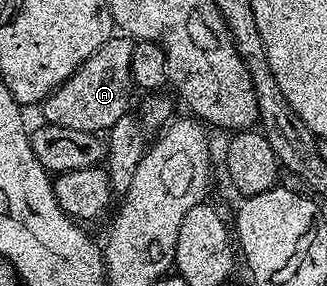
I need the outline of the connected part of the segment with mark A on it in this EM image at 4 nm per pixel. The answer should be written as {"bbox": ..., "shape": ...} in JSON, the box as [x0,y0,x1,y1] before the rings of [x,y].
{"bbox":[39,35,135,133],"shape":[[[113,35],[101,47],[97,49],[82,64],[82,66],[61,84],[41,103],[39,111],[42,111],[42,120],[46,124],[67,127],[73,131],[85,131],[86,133],[105,133],[111,129],[118,119],[123,118],[131,109],[131,97],[135,92],[135,84],[132,79],[132,57],[134,42],[125,35]]]}

